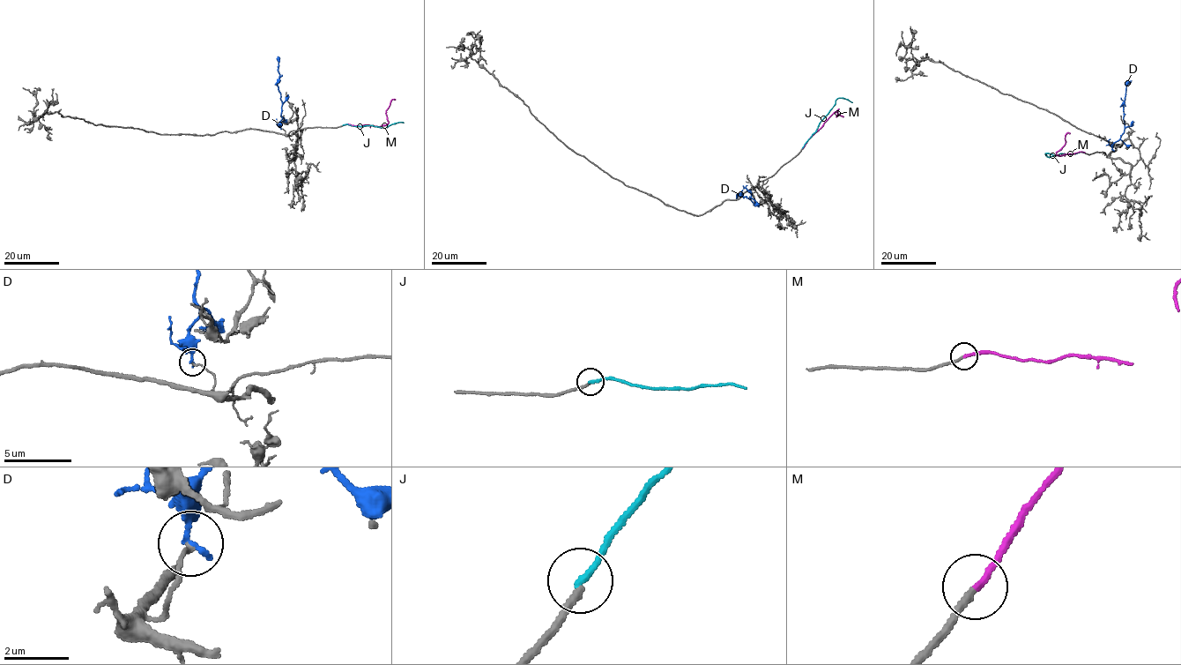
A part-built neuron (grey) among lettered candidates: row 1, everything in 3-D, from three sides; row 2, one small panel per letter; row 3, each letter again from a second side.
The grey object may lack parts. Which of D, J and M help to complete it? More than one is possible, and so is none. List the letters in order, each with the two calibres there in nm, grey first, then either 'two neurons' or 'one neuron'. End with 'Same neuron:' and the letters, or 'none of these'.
D: 130 nm thick on the grey side, 240 nm on the other; two neurons
J: 220 nm thick on the grey side, 240 nm on the other; two neurons
M: 220 nm thick on the grey side, 220 nm on the other; one neuron
Same neuron: M

